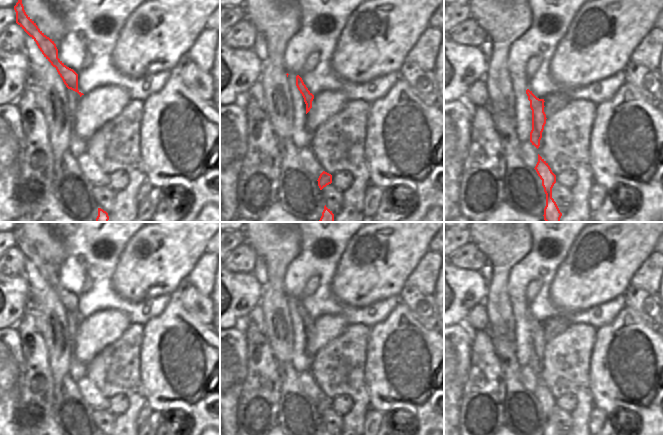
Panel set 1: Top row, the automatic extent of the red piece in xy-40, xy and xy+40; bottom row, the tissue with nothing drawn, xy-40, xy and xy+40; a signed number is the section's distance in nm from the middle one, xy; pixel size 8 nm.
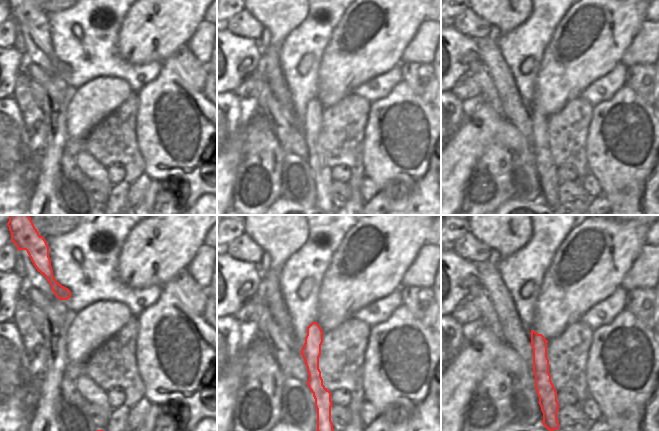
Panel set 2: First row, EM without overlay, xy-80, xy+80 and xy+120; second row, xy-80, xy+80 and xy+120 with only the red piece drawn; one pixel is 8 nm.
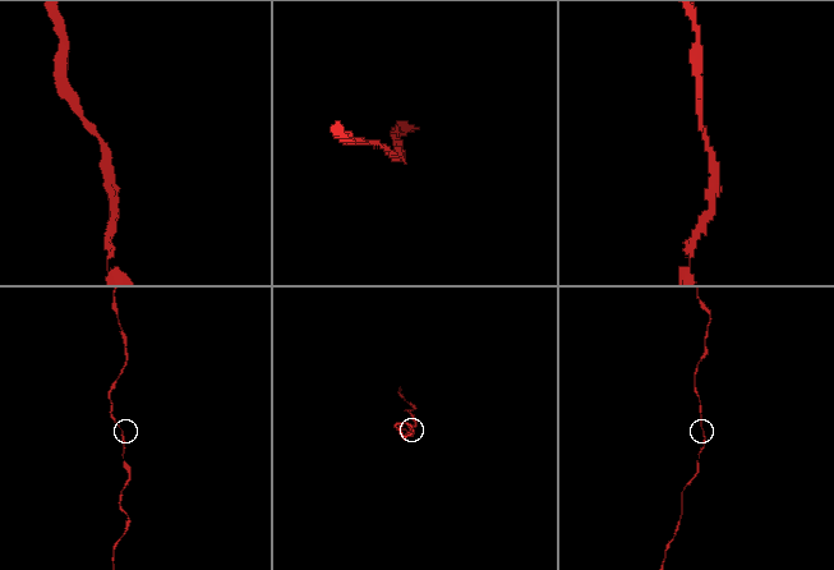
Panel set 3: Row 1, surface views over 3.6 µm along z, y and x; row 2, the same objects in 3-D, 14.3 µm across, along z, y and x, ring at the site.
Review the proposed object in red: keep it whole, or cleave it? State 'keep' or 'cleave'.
keep

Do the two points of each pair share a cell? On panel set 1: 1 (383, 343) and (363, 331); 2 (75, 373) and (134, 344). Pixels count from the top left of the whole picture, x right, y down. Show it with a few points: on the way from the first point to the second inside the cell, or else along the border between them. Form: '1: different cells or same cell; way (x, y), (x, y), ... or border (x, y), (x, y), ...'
1: different cells; border (370, 327), (365, 358)
2: different cells; border (85, 365), (86, 376)

